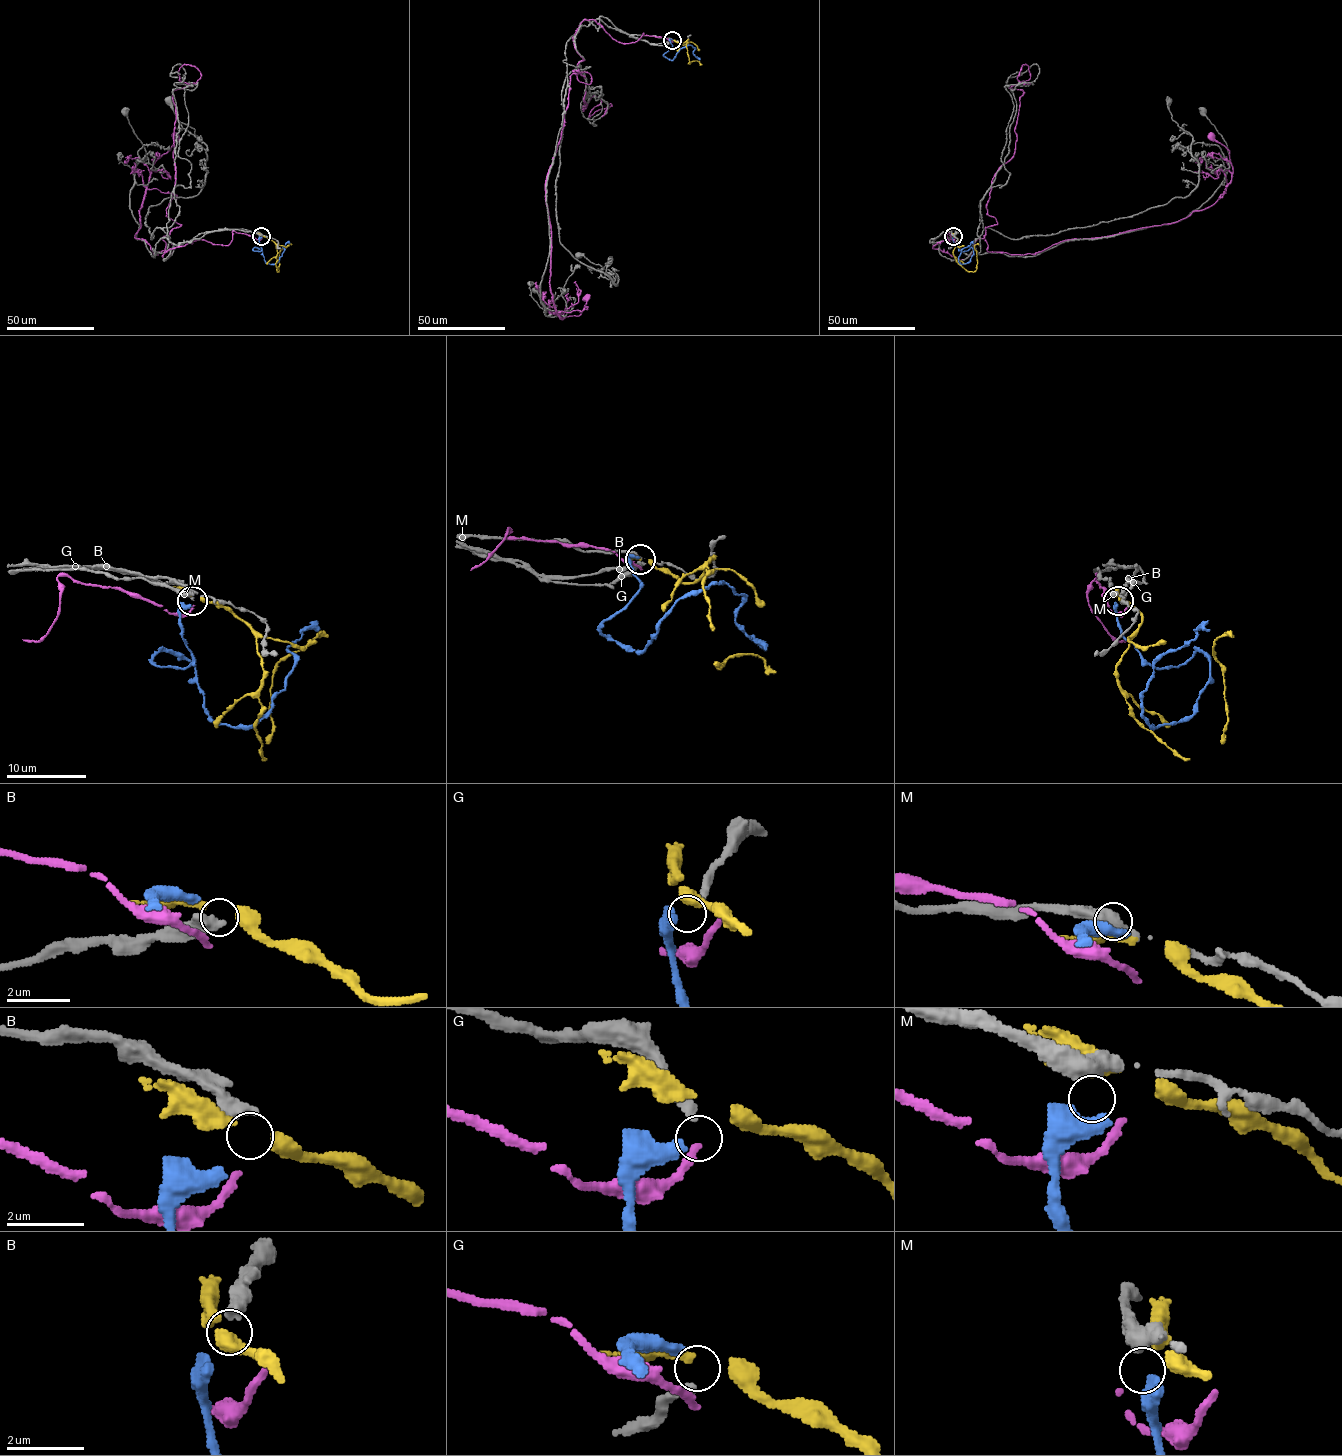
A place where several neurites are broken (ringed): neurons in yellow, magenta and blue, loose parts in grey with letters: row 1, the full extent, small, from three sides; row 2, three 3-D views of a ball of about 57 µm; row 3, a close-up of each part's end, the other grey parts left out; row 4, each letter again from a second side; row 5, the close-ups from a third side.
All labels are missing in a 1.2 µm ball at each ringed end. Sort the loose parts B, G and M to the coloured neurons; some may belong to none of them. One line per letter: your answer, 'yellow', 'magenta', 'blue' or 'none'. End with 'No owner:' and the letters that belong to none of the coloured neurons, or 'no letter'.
B: none
G: none
M: none
No owner: B, G, M

